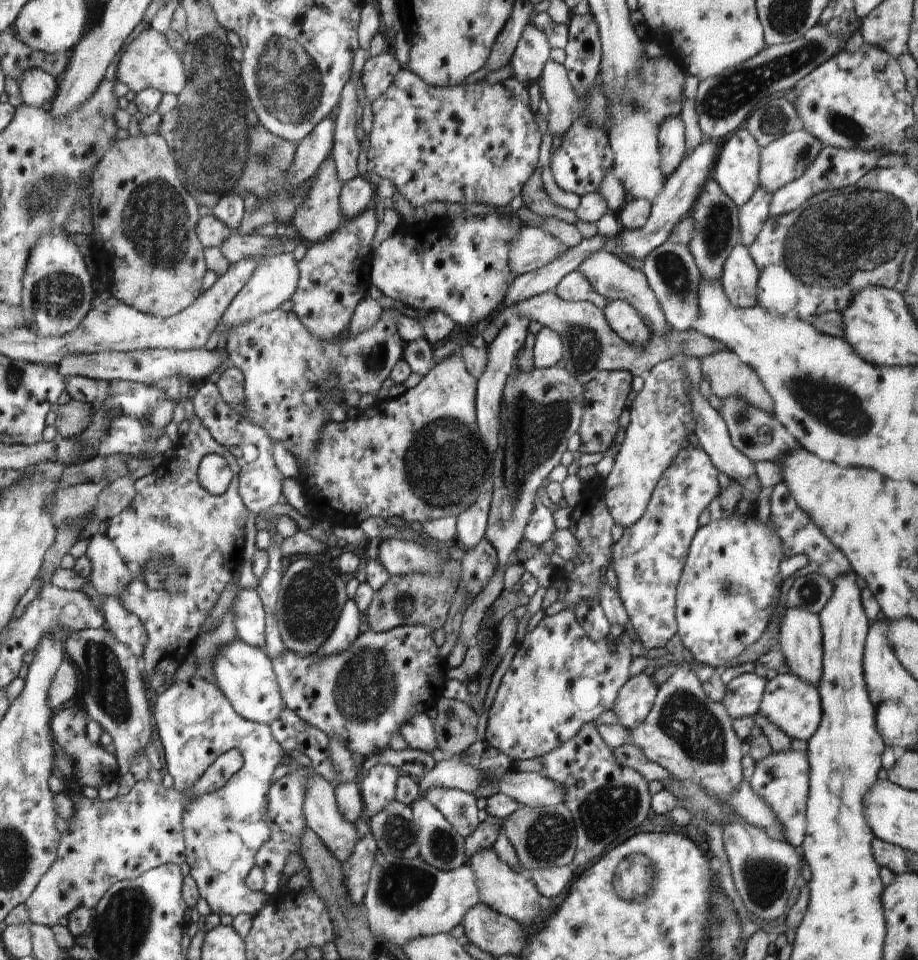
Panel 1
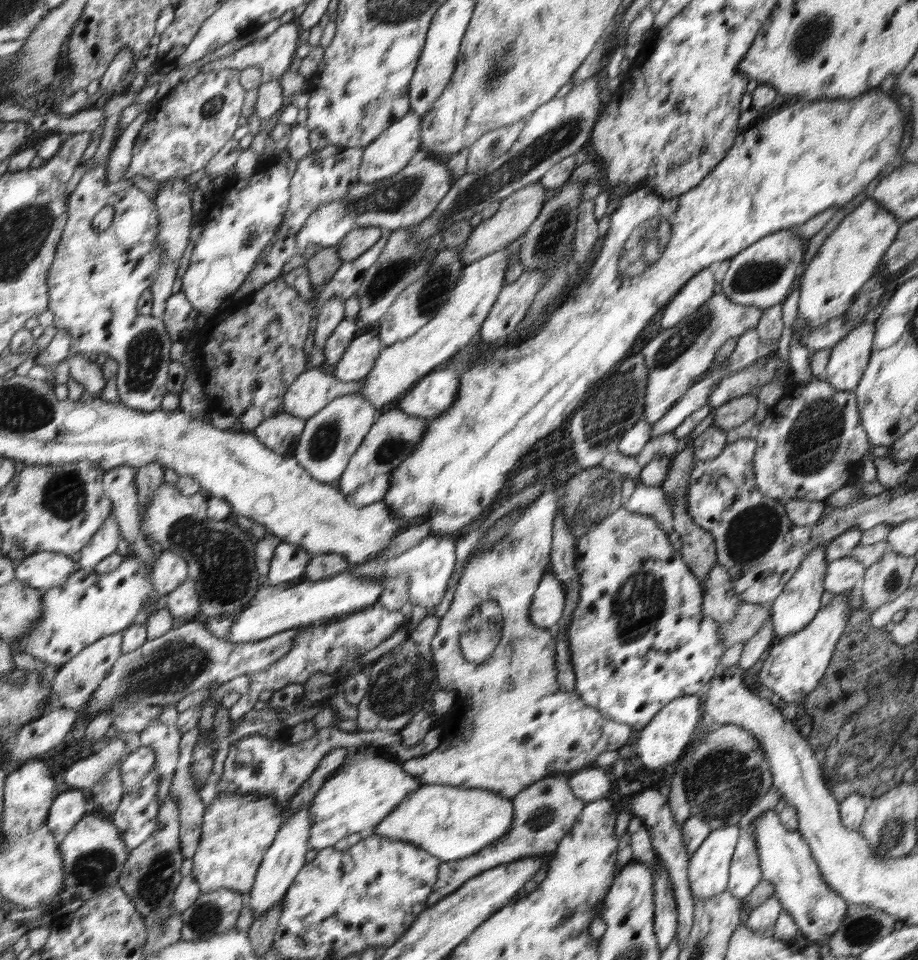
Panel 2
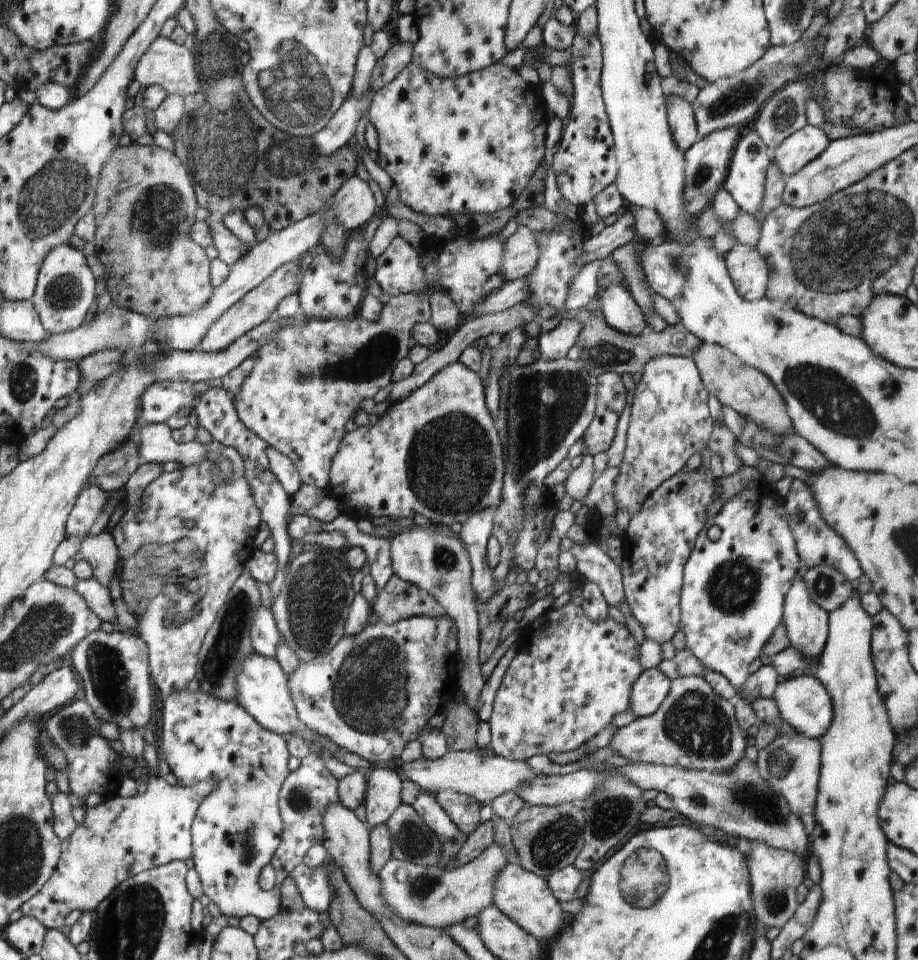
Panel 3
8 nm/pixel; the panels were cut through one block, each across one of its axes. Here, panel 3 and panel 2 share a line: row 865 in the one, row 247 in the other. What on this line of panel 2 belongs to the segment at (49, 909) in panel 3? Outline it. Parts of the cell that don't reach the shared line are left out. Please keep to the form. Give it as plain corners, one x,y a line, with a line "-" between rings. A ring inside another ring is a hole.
108,162
92,167
92,169
87,171
78,189
71,194
68,212
68,214
71,214
71,220
69,221
66,232
64,232
65,236
62,238
60,246
58,246
56,263
51,268
50,280
48,280
50,281
50,295
52,295
49,310
55,314
54,325
58,329
72,332
72,336
74,336
72,343
73,354
82,354
89,357
92,356
92,354
104,354
104,352
106,352
106,354
109,354
109,358
116,359
120,363
120,370
117,374
117,384
122,403
139,411
152,412
162,408
163,402
166,396
168,396
168,372
170,372
170,364
172,364
173,361
170,353
173,351
175,340
172,338
170,332
168,332
164,319
139,314
136,299
140,298
146,290
150,290
152,286
154,286
156,276
160,274
160,268
162,268
162,263
165,260
165,248
163,248
165,244
157,244
161,236
161,213
159,212
159,206
154,200
154,196
145,193
142,188
138,188
132,181
122,180
121,182
111,184
108,182
107,177
-
105,206
114,207
116,213
114,222
112,222
112,226
107,230
96,231
94,230
94,220
96,220
96,216
98,216
100,210

